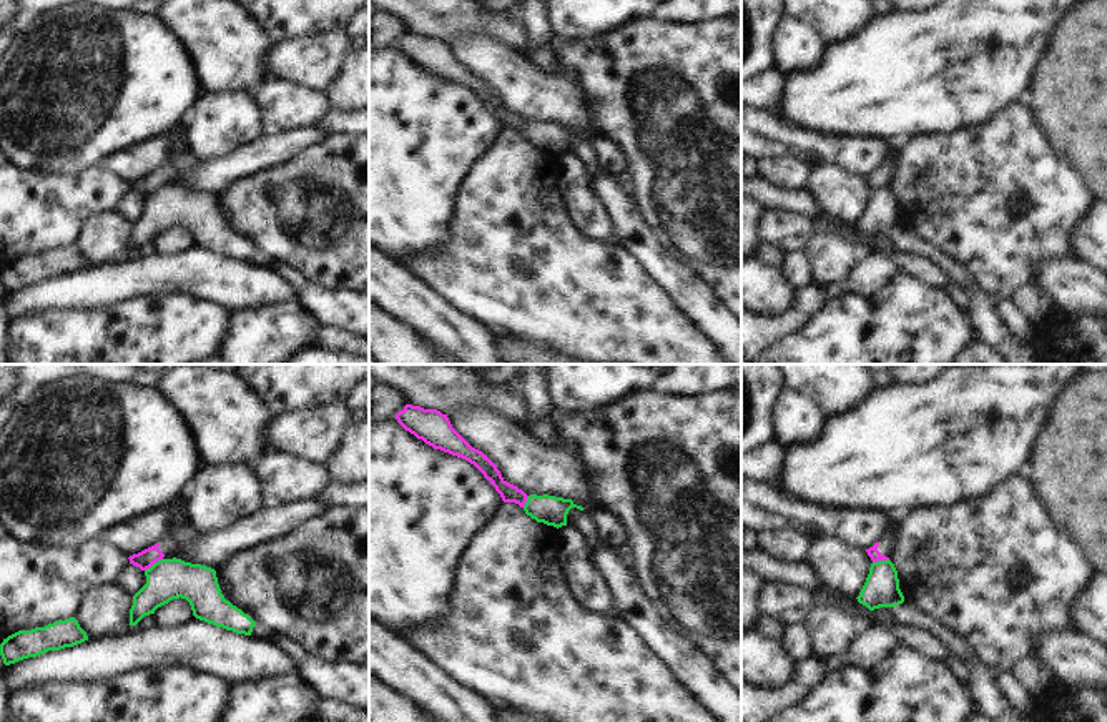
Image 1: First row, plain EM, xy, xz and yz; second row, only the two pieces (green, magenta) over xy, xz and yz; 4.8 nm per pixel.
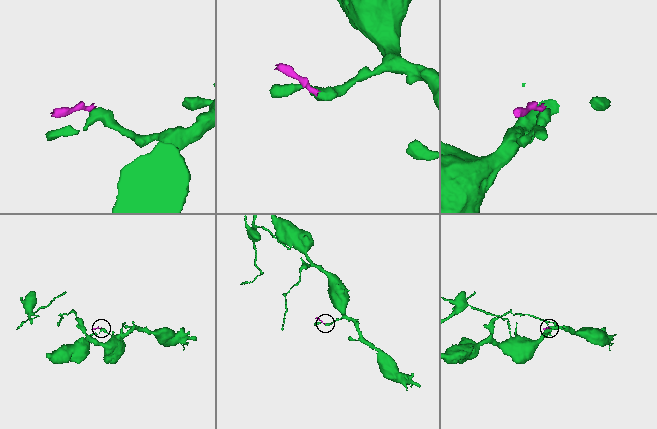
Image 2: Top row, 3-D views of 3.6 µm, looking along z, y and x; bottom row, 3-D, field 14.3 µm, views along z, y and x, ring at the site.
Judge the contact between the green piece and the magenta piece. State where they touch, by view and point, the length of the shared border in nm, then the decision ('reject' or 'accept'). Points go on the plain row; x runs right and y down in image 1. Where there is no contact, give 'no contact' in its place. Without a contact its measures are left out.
xy (155, 190) | 110 nm | reject

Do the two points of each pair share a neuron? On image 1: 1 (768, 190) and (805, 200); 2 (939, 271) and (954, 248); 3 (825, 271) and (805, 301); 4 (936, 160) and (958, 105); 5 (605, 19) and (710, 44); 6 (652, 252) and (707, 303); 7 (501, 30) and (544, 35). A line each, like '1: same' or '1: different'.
1: same
2: different
3: different
4: different
5: different
6: same
7: different

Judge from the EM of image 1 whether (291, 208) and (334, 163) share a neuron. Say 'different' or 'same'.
same

